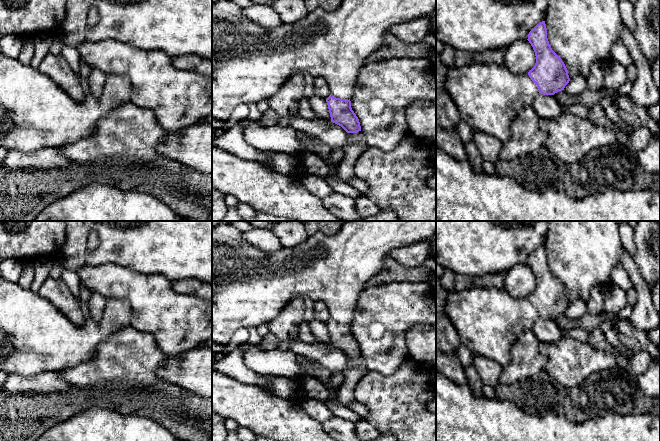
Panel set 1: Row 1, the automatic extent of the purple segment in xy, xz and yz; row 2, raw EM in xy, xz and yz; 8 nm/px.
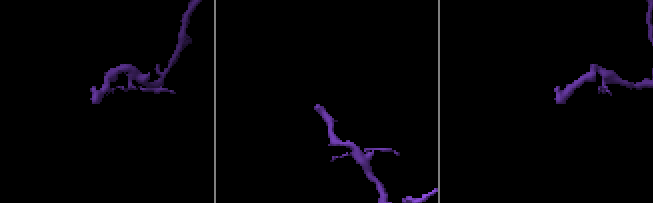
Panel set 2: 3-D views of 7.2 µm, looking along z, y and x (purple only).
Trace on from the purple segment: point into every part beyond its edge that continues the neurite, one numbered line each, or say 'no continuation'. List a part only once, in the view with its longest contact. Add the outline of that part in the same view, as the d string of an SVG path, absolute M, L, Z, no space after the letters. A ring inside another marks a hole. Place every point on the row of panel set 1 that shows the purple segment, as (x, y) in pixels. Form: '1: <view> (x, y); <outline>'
1: xz (250, 63); M230 0L212 3L212 118L222 122L230 119L239 104L268 100L295 73L310 73L321 77L329 86L330 95L351 99L353 88L366 59L382 48L384 35L395 24L428 17L436 10L436 0L344 0L334 11L321 8L302 19L267 29L249 20L243 8Z

